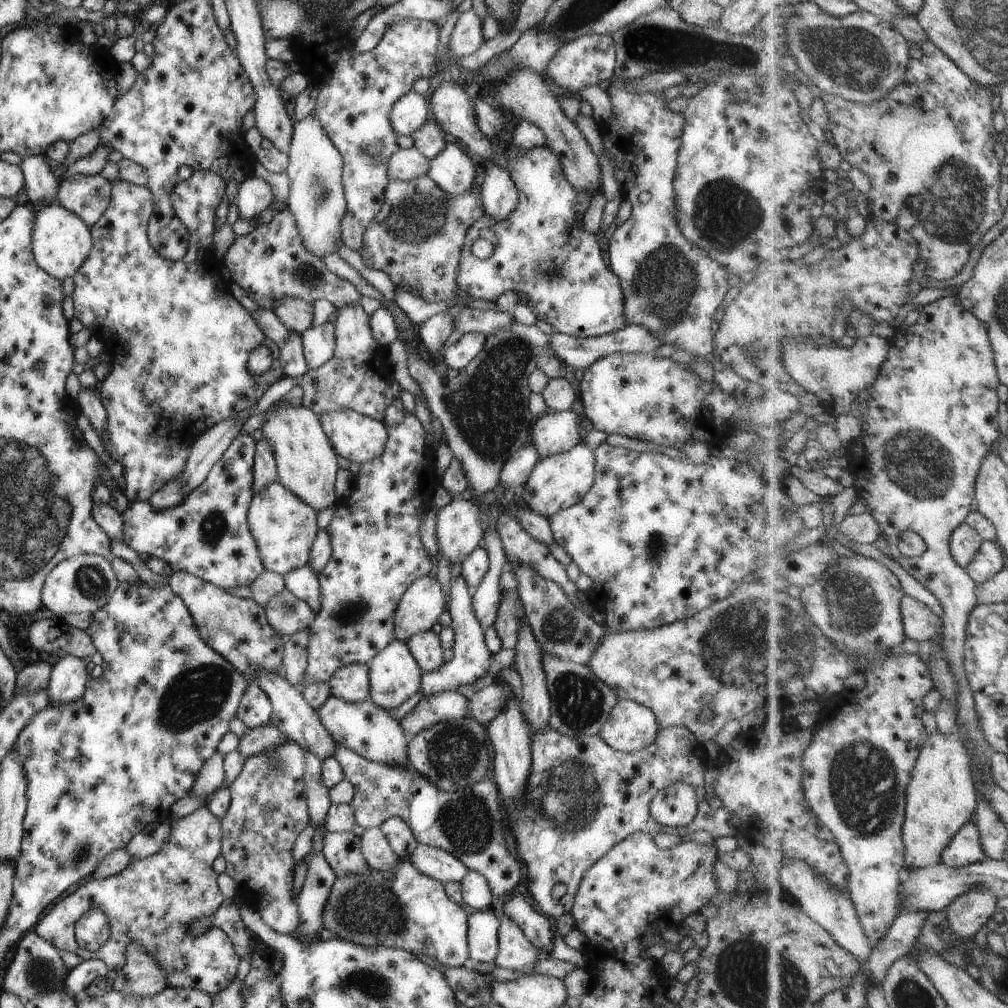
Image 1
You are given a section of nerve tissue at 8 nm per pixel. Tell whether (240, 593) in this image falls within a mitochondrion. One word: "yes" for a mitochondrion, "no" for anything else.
no

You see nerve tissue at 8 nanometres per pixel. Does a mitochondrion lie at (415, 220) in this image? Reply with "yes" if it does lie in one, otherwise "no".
yes

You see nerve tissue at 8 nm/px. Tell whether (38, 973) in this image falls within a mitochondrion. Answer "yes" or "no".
yes

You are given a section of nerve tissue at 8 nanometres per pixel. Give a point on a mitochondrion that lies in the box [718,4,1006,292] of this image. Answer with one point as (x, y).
(853, 58)

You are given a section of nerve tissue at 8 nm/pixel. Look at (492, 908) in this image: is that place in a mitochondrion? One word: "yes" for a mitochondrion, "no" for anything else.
no

